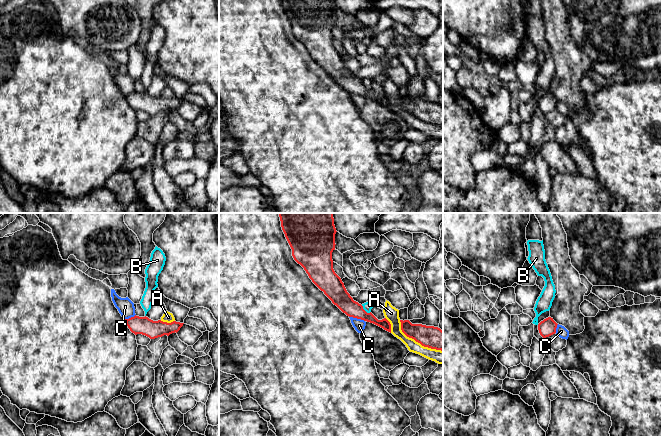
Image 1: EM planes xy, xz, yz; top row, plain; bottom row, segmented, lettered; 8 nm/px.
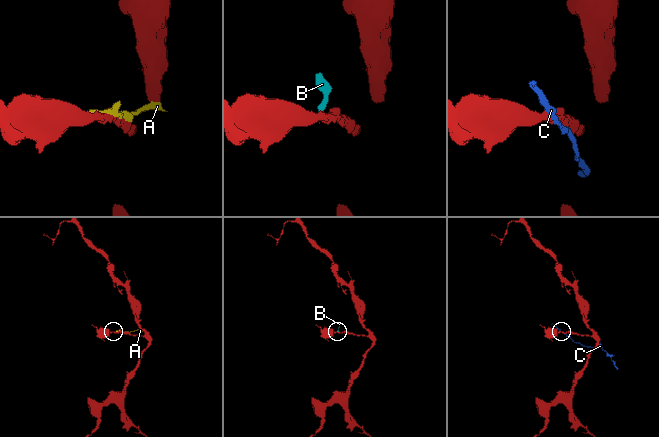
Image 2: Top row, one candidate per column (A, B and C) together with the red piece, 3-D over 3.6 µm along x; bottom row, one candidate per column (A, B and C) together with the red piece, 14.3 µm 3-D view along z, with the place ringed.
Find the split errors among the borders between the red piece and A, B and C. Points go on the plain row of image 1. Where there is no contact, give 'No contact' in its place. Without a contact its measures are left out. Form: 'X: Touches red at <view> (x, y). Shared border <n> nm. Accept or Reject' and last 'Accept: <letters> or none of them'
A: Touches red at xz (417, 117). Shared border 440 nm. Reject
B: Touches red at xz (364, 86). Shared border 100 nm. Reject
C: Touches red at xz (357, 94). Shared border 130 nm. Reject
Accept: none of them

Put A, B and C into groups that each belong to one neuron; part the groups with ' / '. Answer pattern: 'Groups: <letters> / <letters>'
Groups: A B / C

